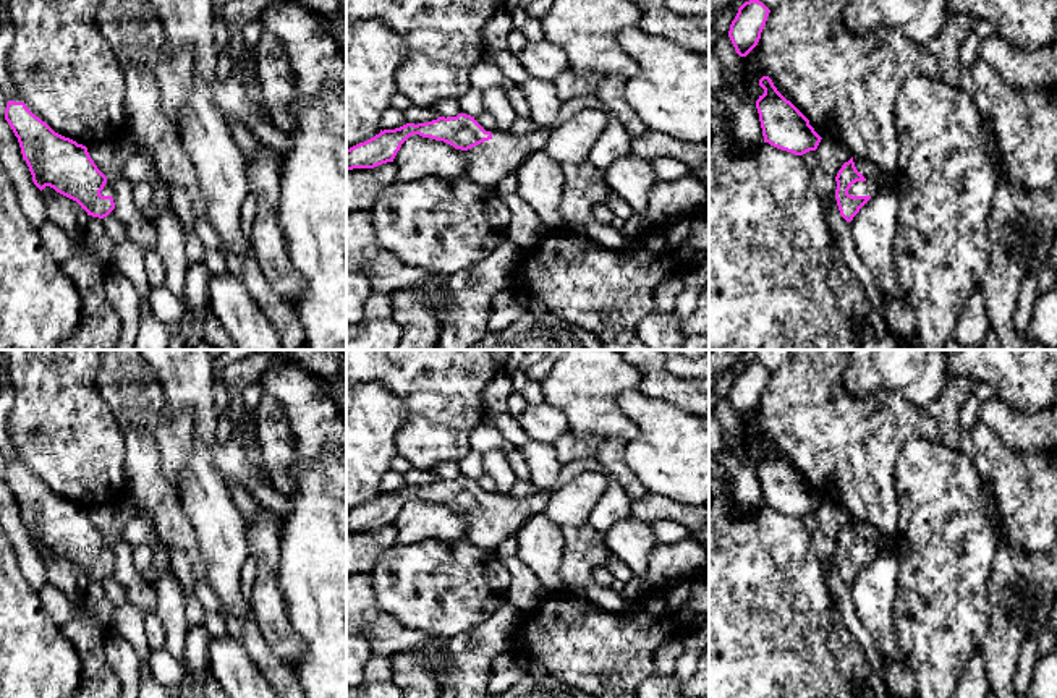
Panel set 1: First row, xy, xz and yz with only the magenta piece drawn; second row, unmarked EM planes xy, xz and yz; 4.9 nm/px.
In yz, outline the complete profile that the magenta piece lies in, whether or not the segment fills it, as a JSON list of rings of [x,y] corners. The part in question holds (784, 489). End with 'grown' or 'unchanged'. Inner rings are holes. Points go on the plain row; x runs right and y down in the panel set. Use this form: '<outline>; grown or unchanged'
[[[762,439],[759,449],[764,457],[756,463],[756,471],[764,505],[795,518],[816,513],[822,500],[809,483],[777,453],[769,439]]]; unchanged

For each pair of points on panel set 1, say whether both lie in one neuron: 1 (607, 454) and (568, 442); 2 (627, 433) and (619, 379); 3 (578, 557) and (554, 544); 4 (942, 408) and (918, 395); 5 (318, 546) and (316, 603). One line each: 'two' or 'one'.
1: two
2: one
3: two
4: two
5: one

